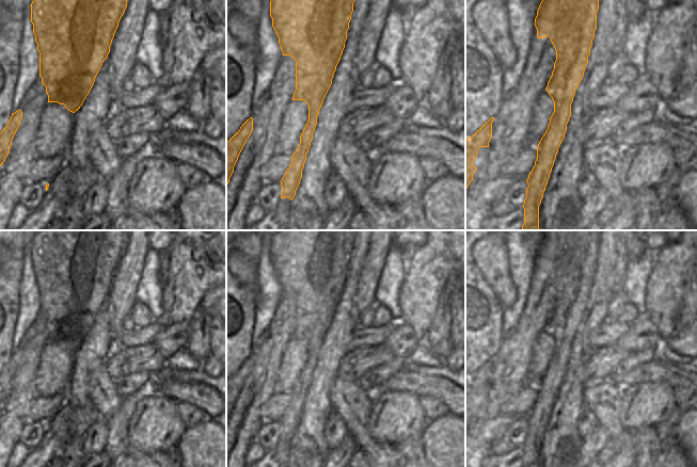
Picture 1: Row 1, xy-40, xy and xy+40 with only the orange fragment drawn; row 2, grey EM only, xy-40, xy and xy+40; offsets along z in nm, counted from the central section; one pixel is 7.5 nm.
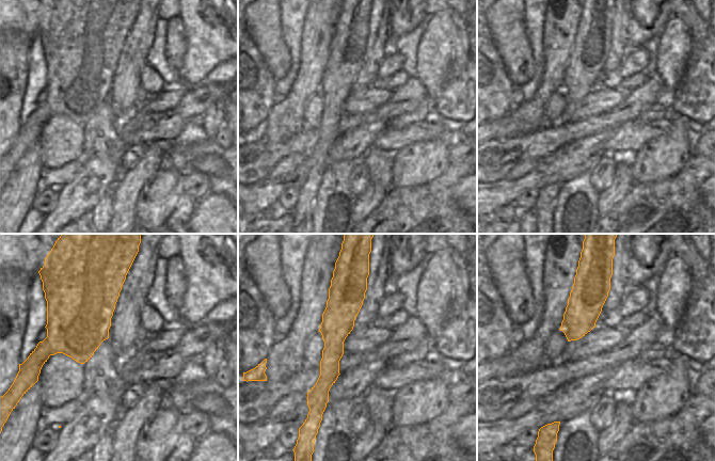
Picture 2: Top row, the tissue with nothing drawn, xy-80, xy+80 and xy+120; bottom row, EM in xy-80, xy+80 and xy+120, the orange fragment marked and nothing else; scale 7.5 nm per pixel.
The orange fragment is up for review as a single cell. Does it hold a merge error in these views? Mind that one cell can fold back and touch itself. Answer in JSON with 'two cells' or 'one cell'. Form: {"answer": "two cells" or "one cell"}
{"answer": "two cells"}

